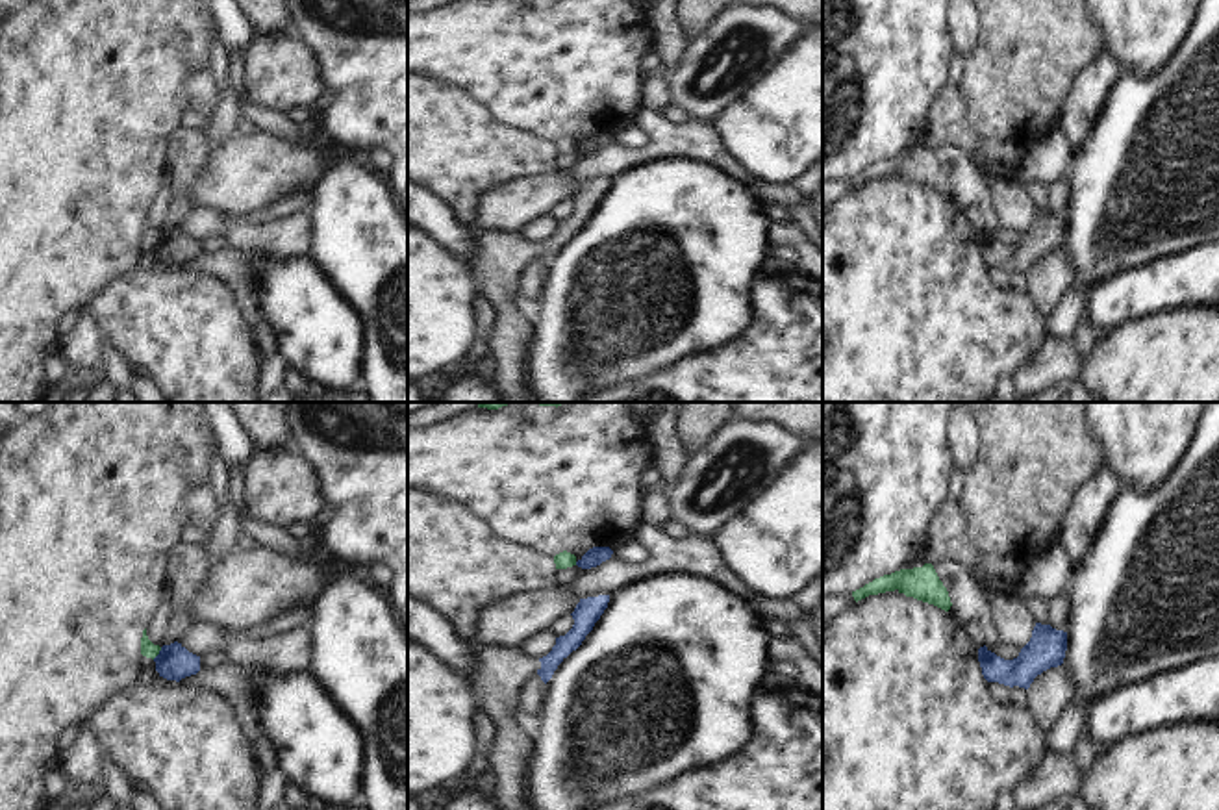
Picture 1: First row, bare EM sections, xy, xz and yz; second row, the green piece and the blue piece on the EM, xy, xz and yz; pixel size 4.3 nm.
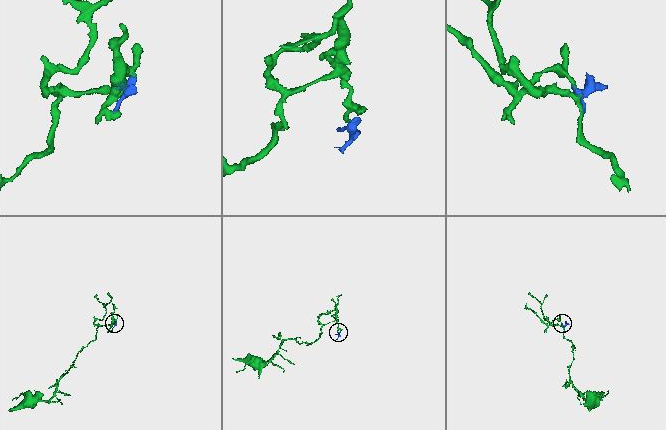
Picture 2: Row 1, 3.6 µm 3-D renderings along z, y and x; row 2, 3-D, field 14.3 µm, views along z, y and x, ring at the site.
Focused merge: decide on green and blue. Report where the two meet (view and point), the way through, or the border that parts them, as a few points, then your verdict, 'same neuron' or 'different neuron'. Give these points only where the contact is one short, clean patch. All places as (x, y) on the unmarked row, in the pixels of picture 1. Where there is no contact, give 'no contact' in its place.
meets green in xy at (158, 238); border along xy (162, 232), (152, 243); different neuron

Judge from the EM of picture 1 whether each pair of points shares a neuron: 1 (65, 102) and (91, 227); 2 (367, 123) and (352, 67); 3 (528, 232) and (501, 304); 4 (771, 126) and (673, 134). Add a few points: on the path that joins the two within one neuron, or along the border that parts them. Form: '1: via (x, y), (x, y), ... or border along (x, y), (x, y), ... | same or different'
1: via (71, 134), (71, 195) | same
2: via (367, 108), (371, 84), (367, 80) | same
3: border along (556, 223), (538, 243), (517, 232) | different
4: border along (710, 121), (723, 147), (741, 165) | different

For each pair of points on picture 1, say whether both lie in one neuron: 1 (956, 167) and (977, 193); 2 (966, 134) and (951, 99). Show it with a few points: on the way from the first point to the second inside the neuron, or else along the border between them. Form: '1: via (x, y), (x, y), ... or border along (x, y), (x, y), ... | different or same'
1: via (962, 173), (971, 188) | same
2: via (956, 125), (951, 119), (951, 108) | same

